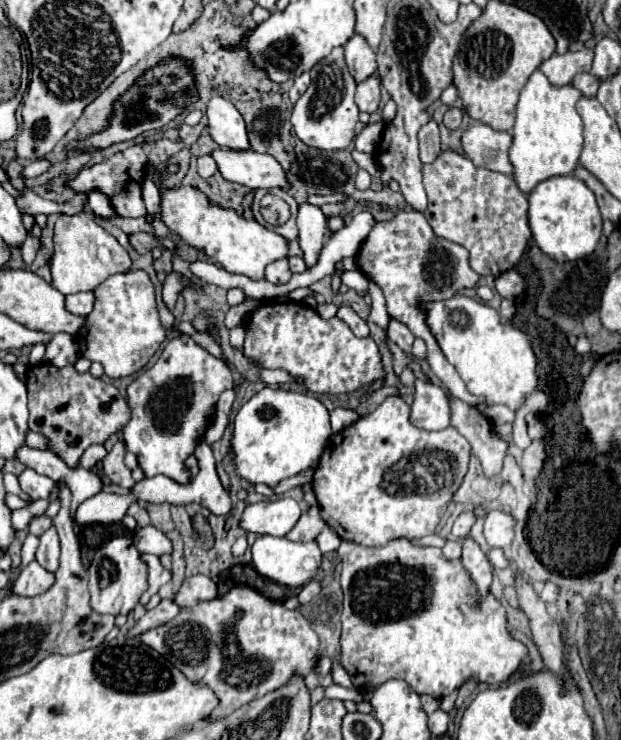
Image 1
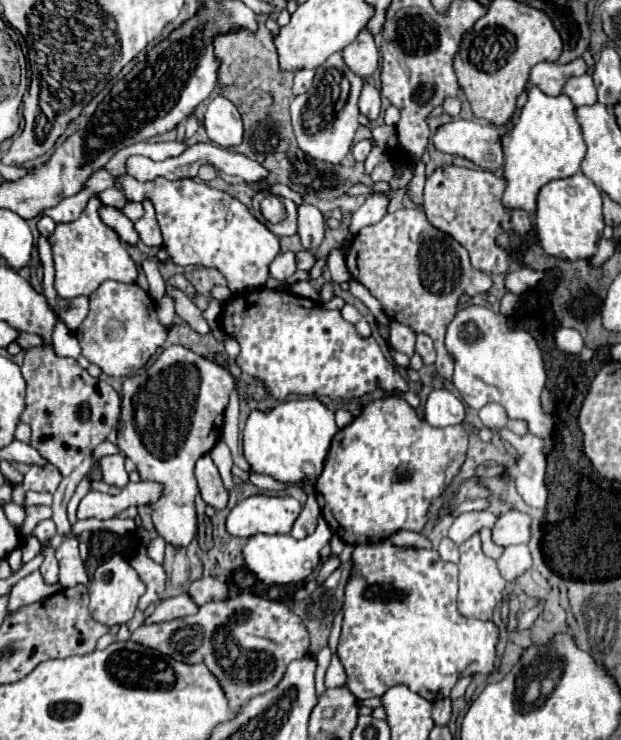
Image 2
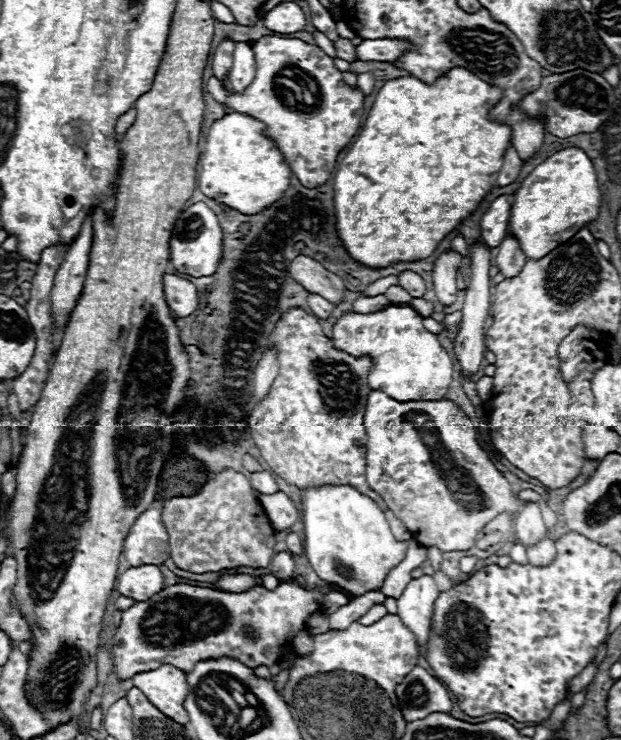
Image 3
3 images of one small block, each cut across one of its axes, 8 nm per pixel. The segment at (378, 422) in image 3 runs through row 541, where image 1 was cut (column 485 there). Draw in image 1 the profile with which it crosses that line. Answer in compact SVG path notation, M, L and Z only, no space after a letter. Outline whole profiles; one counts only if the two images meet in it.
M448 398L448 402L450 424L470 442L472 454L480 460L484 474L486 476L500 474L512 442L494 436L492 420L488 420L476 406L470 406L458 398Z

